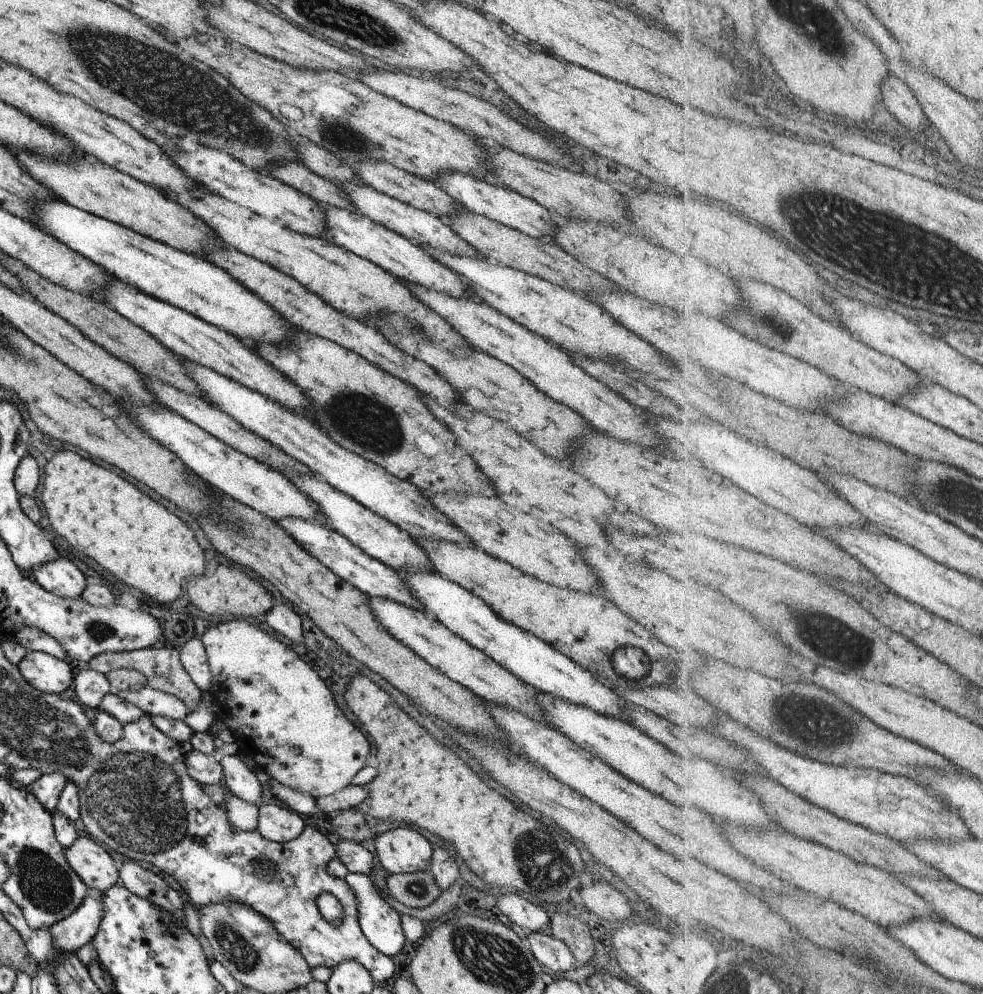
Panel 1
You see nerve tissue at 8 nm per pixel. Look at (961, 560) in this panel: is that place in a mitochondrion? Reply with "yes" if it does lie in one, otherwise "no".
no

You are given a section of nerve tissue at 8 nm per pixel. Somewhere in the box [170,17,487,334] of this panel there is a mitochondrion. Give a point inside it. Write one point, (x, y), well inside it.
(340, 135)

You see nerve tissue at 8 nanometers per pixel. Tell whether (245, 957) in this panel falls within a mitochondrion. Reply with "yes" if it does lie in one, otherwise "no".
yes

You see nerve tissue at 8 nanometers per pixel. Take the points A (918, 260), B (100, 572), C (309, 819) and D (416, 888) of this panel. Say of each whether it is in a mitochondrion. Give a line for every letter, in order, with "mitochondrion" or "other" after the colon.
A: mitochondrion
B: other
C: other
D: mitochondrion

